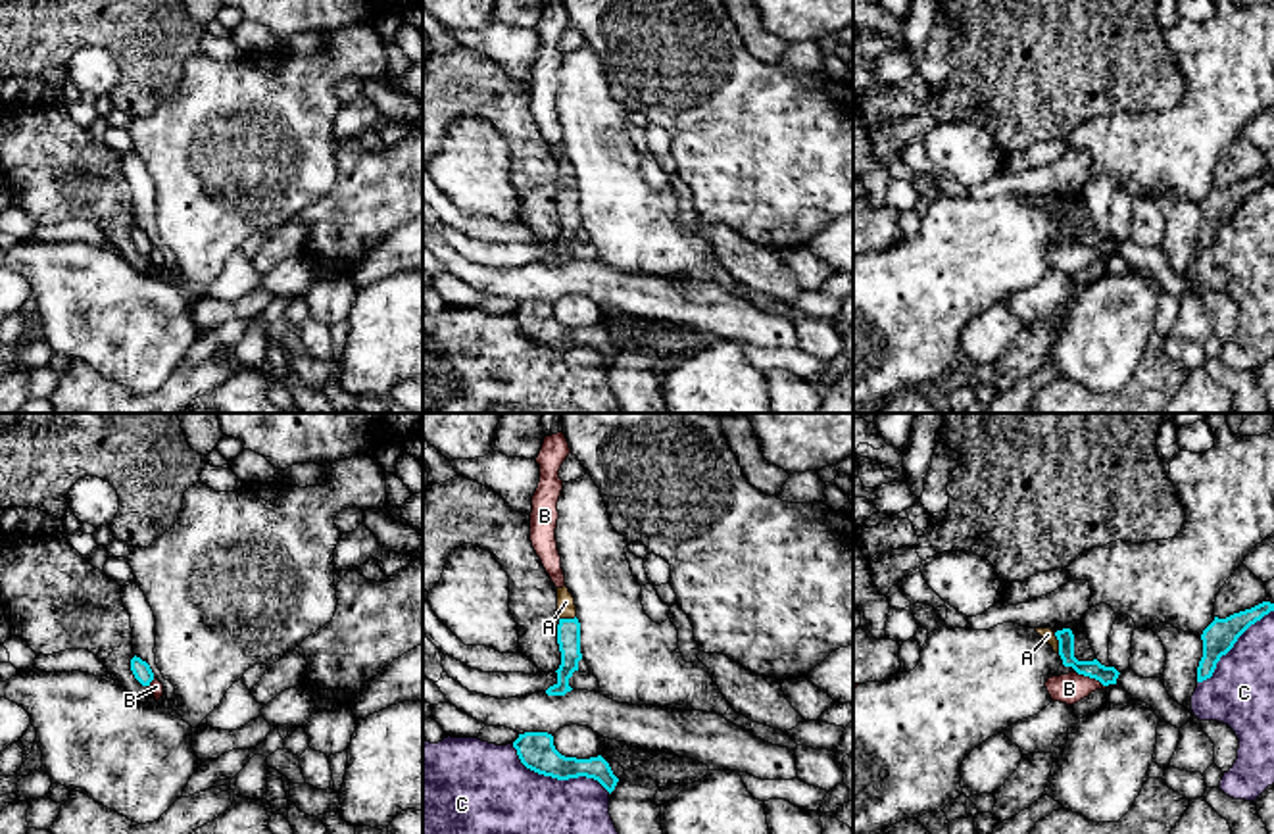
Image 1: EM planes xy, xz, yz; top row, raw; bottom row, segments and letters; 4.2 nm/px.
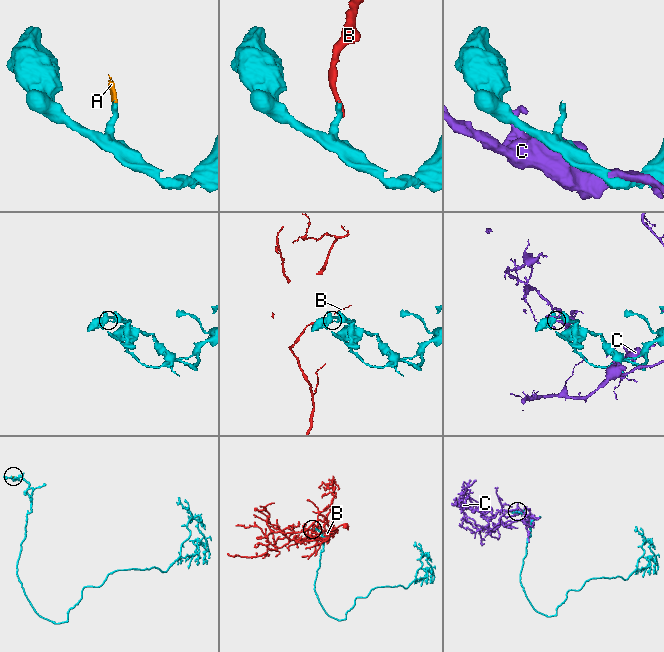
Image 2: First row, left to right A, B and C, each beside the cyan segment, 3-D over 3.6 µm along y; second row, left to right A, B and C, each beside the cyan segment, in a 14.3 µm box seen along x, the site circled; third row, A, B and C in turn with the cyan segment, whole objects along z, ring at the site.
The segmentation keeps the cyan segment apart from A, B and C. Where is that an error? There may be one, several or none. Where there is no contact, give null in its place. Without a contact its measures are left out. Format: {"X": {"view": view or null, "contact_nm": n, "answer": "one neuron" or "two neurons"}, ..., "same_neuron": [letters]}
{"A": {"view": "yz", "contact_nm": 90, "answer": "one neuron"}, "B": {"view": "yz", "contact_nm": 140, "answer": "two neurons"}, "C": {"view": "xz", "contact_nm": 460, "answer": "two neurons"}, "same_neuron": ["A"]}

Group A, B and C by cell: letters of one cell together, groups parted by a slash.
A / B / C

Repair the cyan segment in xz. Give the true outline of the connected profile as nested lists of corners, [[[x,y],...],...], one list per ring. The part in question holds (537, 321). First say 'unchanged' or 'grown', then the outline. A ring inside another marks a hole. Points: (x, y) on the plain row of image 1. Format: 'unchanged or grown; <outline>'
unchanged; [[[525,302],[513,311],[521,332],[544,346],[557,350],[594,348],[609,363],[615,359],[619,348],[613,344],[609,332],[598,325],[590,329],[576,329],[561,325],[553,315],[553,306],[548,302]]]

